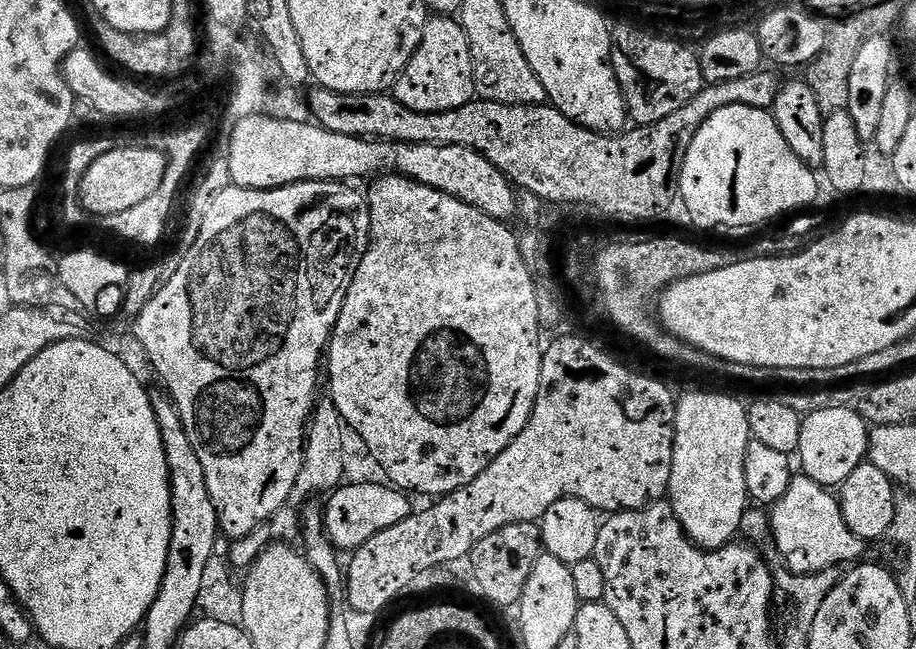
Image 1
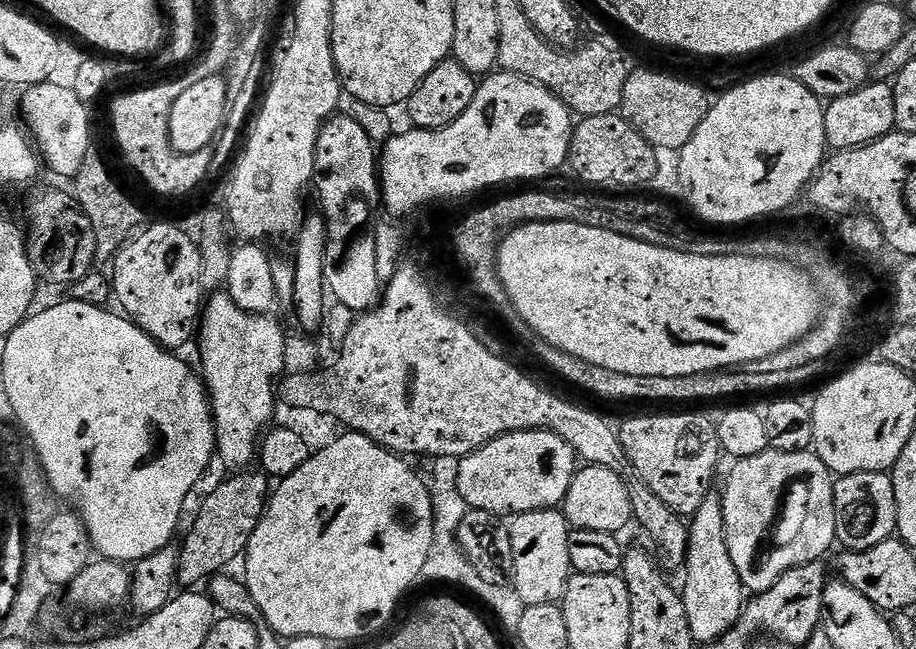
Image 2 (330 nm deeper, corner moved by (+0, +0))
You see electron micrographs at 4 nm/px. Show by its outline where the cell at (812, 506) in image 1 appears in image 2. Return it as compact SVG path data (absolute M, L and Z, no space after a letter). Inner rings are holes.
M815 451L773 452L758 454L754 458L735 461L728 472L728 481L722 491L726 546L738 570L738 578L749 593L759 594L770 590L782 574L803 564L823 561L824 555L836 544L834 518L833 473L818 459Z

